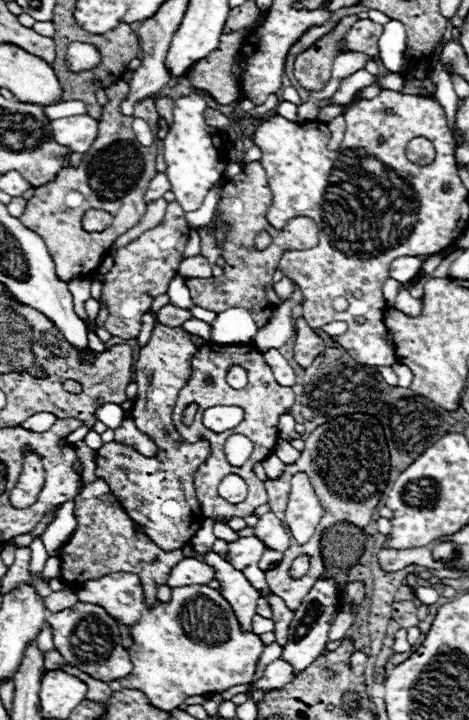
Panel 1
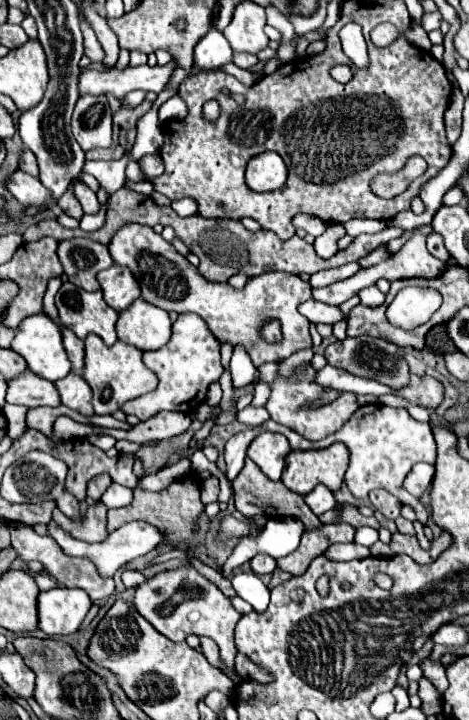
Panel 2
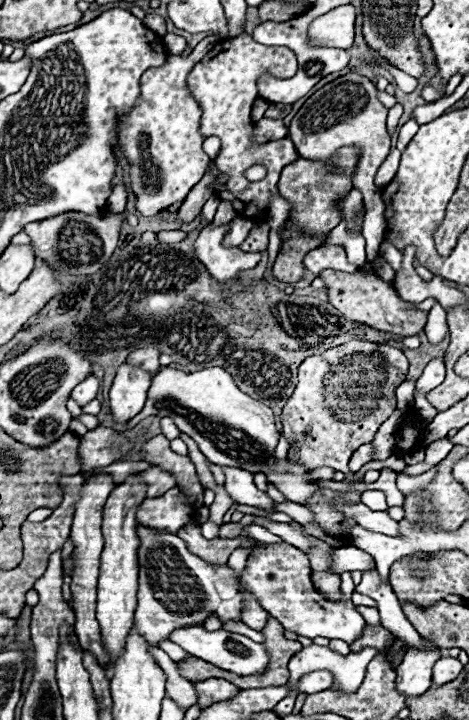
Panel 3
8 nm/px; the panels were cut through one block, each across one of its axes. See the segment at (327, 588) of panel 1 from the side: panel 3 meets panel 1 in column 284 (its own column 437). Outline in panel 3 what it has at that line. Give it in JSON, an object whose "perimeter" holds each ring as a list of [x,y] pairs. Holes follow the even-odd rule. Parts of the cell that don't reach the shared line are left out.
{"perimeter":[[[424,640],[430,650],[418,650],[410,646],[402,664],[396,668],[396,686],[406,698],[420,696],[430,688],[430,670],[434,668],[434,662],[442,658],[442,650],[432,640]]]}

